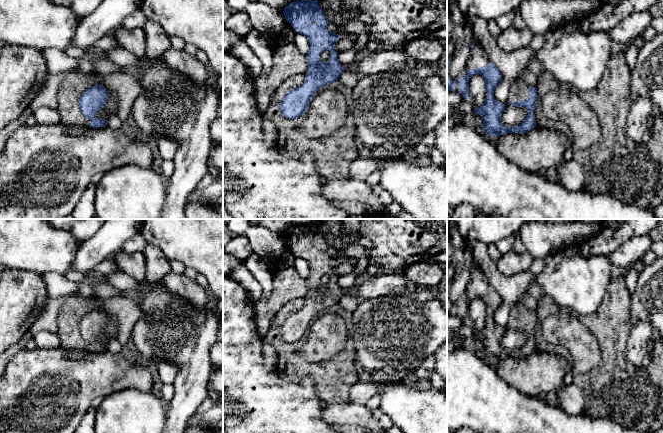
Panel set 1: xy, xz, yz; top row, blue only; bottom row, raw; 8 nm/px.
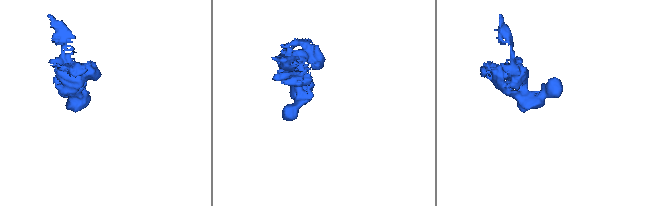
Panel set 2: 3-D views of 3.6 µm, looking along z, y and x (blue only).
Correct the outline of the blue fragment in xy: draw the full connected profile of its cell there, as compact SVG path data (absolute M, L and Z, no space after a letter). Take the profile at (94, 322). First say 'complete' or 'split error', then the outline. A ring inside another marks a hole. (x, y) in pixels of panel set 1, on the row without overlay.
complete; M99 308L88 312L79 323L79 331L93 352L105 351L107 344L98 343L97 336L102 333L108 323L108 314Z

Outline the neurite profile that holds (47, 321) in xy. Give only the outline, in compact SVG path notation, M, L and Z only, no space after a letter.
M68 297L49 298L41 315L31 326L28 333L34 336L40 331L57 333L57 320L61 307Z

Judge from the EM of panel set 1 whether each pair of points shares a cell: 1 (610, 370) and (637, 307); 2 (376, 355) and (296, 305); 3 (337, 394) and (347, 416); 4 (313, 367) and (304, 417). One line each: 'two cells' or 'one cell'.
1: two cells
2: two cells
3: two cells
4: two cells

